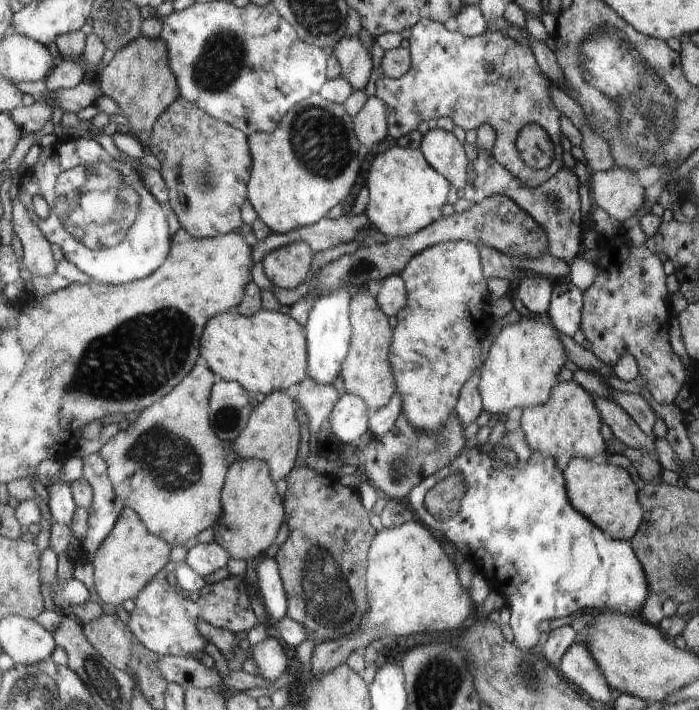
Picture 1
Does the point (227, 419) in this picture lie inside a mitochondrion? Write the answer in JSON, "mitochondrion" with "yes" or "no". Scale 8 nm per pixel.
{"mitochondrion":"yes"}

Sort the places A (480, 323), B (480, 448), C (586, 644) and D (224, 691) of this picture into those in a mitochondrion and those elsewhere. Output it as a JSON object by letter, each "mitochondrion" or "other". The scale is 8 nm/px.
{"A":"other","B":"other","C":"other","D":"other"}

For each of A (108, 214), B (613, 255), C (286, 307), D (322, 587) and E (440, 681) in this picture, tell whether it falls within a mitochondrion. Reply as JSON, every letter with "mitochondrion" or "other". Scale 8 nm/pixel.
{"A":"mitochondrion","B":"other","C":"other","D":"mitochondrion","E":"mitochondrion"}

